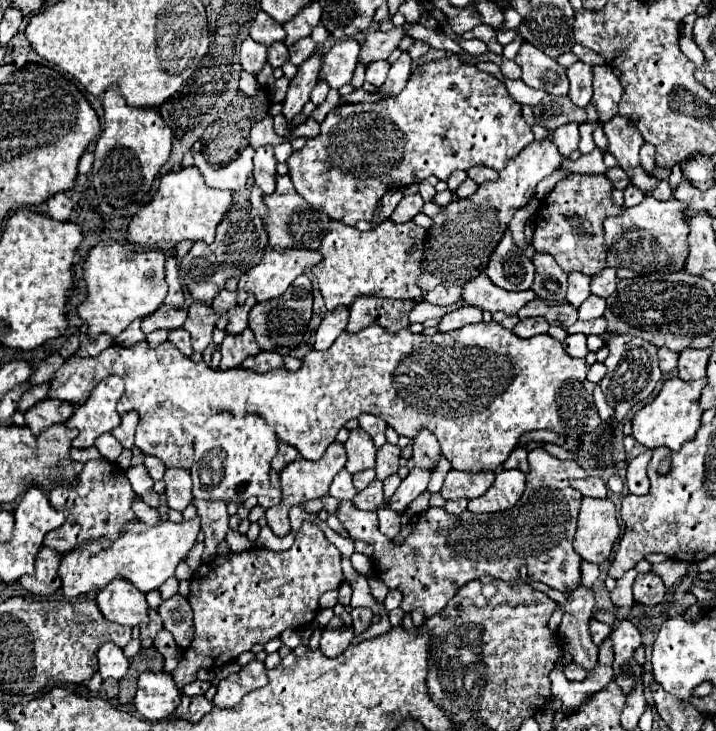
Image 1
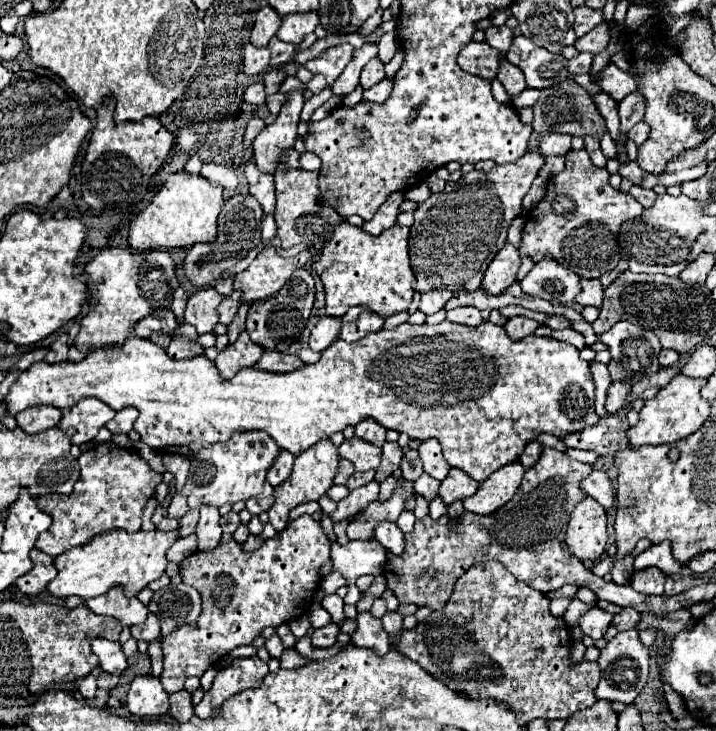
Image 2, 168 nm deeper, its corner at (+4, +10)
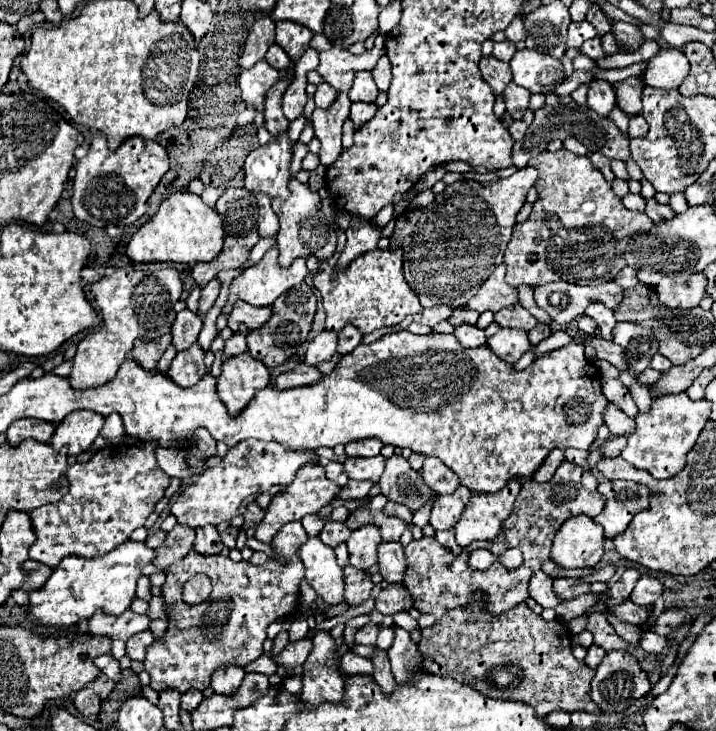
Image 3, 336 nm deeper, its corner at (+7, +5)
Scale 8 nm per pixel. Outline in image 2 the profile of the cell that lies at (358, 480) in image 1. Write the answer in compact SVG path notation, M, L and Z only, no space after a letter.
M367 470L367 472L355 472L355 474L351 476L351 480L347 482L347 488L349 488L349 490L355 490L355 488L359 488L359 486L367 484L367 482L369 482L373 476L375 476L375 470Z

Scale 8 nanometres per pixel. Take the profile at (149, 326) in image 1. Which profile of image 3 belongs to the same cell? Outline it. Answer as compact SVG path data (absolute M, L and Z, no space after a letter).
M164 335L156 341L148 341L148 345L140 345L140 349L132 349L128 357L136 361L140 367L144 367L146 371L152 371L156 369L156 363L162 357L162 353L166 351L166 347L170 345L170 341L172 341L170 335Z

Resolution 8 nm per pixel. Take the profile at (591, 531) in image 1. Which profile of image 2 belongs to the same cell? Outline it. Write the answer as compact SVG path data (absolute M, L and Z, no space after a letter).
M585 496L567 526L565 542L573 556L579 560L599 560L607 546L607 514L605 508L591 496Z

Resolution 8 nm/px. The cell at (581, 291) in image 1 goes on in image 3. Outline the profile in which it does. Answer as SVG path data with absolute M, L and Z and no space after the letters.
M596 303L596 305L590 305L590 307L586 309L586 315L590 315L590 317L598 323L600 337L606 339L606 341L612 341L612 329L614 329L614 325L616 325L614 313L612 313L608 307Z

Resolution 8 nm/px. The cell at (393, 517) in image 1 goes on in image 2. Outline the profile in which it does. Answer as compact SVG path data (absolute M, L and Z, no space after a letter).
M389 520L379 522L377 528L375 528L375 538L389 552L393 552L393 554L403 552L403 532L399 530L399 526L395 522L389 522Z

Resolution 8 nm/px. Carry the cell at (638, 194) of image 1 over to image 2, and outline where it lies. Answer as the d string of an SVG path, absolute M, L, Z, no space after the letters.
M631 186L629 194L631 194L643 208L651 206L653 200L655 200L655 196L657 196L653 190L647 190L647 188L641 188L641 186Z

